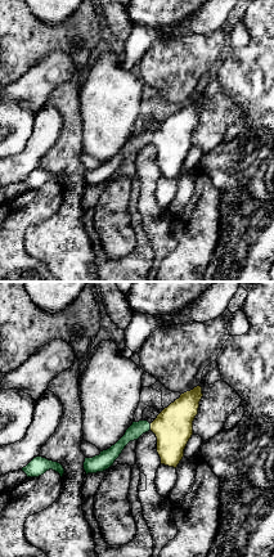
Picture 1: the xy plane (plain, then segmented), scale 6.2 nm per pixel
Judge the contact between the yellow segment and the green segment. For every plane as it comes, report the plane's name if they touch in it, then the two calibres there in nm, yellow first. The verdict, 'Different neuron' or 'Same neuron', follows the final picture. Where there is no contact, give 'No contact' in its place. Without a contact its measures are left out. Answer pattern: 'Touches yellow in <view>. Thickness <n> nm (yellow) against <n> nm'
Touches yellow in xy. Thickness 240 nm (yellow) against 90 nm

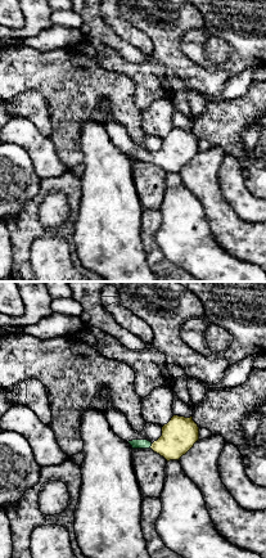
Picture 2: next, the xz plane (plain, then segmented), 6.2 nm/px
Touches yellow in xz. Thickness 220 nm (yellow) against 60 nm

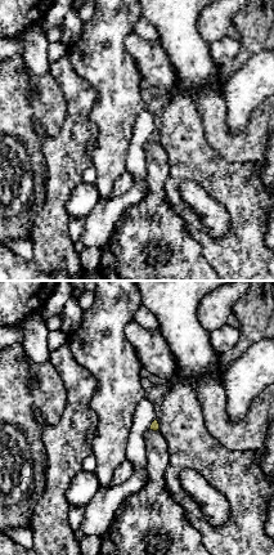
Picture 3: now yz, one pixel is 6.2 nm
No contact

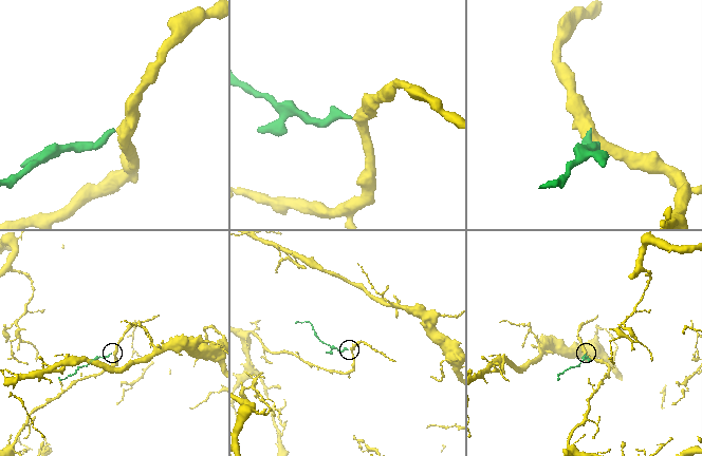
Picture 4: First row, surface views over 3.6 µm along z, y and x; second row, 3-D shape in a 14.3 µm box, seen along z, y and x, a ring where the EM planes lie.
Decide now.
Same neuron

